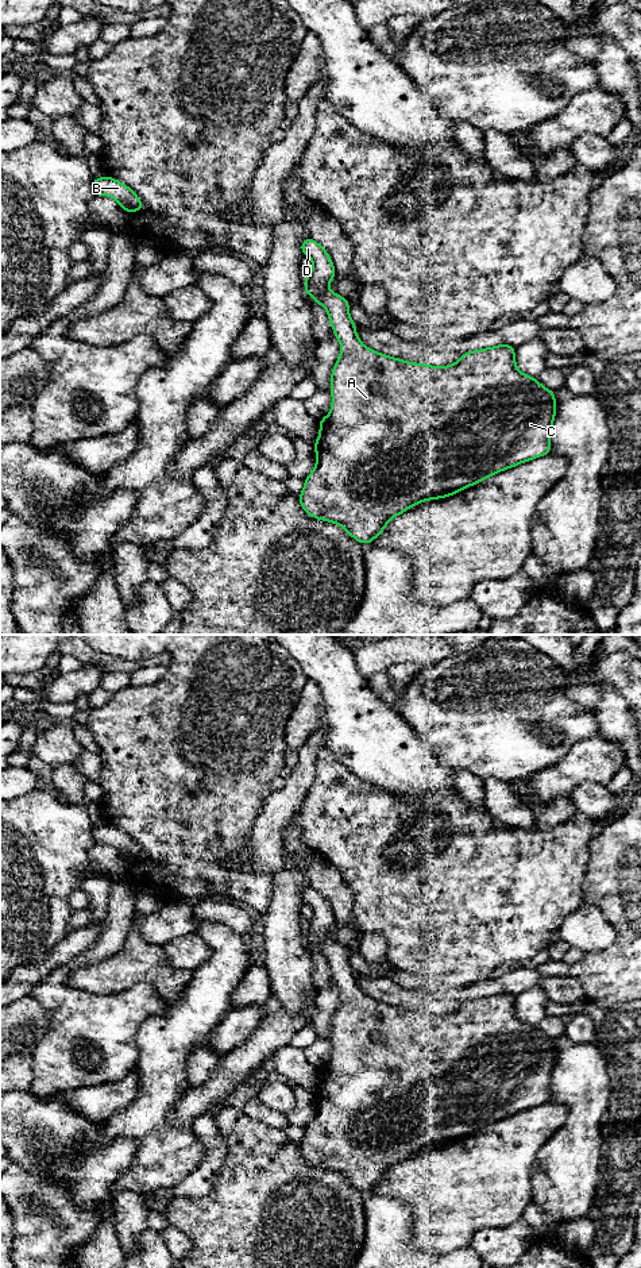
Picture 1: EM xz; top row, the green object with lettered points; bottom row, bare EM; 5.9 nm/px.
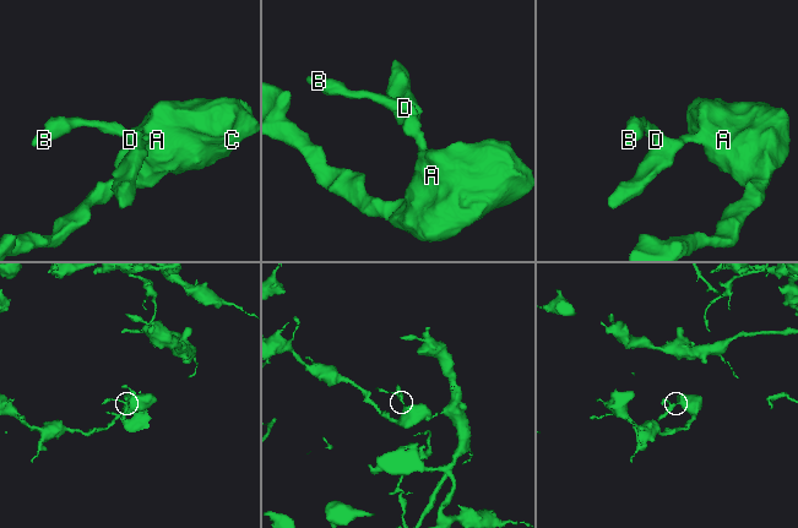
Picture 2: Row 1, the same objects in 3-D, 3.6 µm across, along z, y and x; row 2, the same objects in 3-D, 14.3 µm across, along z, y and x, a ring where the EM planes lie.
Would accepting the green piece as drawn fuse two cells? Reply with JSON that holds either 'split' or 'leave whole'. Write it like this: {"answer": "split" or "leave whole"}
{"answer": "leave whole"}

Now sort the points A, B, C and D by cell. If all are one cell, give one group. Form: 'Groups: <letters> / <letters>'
Groups: A B C D

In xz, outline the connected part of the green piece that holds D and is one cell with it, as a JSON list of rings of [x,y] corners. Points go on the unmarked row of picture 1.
[[[308,886],[301,891],[301,898],[313,910],[312,920],[305,924],[305,943],[316,944],[310,951],[327,957],[332,978],[343,995],[331,1022],[331,1060],[320,1068],[320,1082],[313,1092],[316,1115],[306,1125],[298,1144],[308,1163],[339,1172],[362,1192],[372,1191],[393,1165],[410,1155],[456,1142],[499,1119],[551,1101],[555,1042],[534,1025],[517,1017],[515,995],[499,993],[470,999],[462,1002],[456,1011],[444,1015],[379,1002],[360,991],[347,947],[328,937],[336,920],[325,897]]]

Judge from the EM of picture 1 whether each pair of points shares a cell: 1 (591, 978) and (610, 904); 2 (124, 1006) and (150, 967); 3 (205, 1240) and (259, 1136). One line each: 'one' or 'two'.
1: one
2: two
3: one

